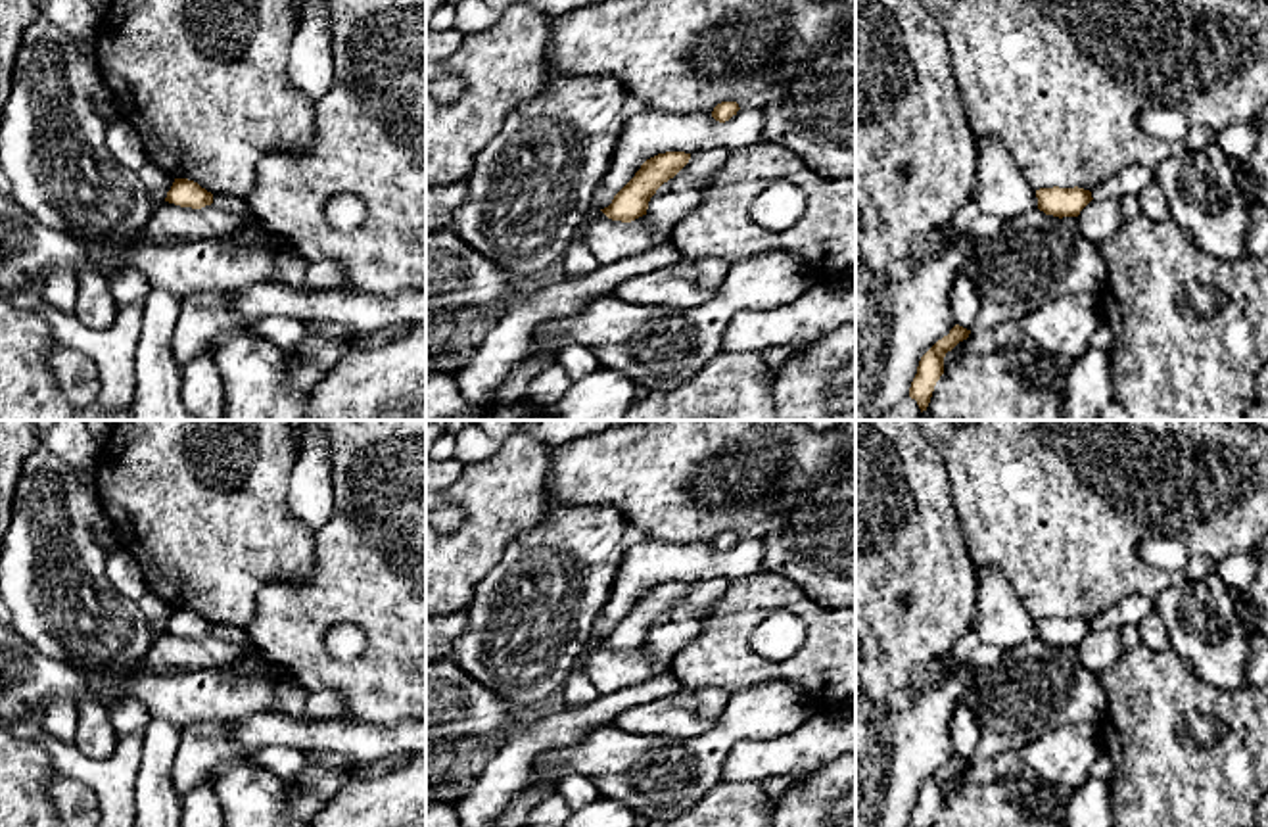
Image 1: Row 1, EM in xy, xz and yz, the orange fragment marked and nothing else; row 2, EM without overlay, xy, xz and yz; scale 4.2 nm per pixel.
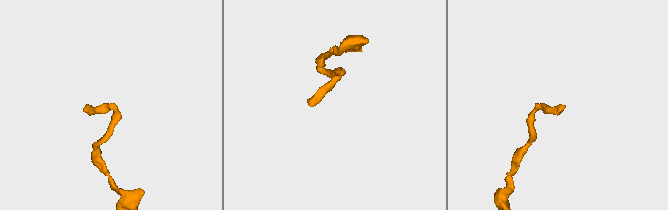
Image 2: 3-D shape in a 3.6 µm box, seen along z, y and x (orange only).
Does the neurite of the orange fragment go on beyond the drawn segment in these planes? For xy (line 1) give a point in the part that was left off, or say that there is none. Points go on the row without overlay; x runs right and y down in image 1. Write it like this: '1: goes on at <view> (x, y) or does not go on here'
1: does not go on here

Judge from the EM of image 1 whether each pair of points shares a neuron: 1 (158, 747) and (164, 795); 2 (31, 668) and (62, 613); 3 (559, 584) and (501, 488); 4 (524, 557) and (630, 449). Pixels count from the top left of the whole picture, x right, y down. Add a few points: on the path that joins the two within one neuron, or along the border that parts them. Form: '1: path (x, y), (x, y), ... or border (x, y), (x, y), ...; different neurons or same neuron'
1: path (158, 758), (158, 783); same neuron
2: border (20, 636), (43, 653), (83, 670); different neurons
3: border (547, 494), (543, 515), (507, 545), (497, 563); different neurons
4: border (549, 494), (568, 503), (610, 505), (620, 515); different neurons

